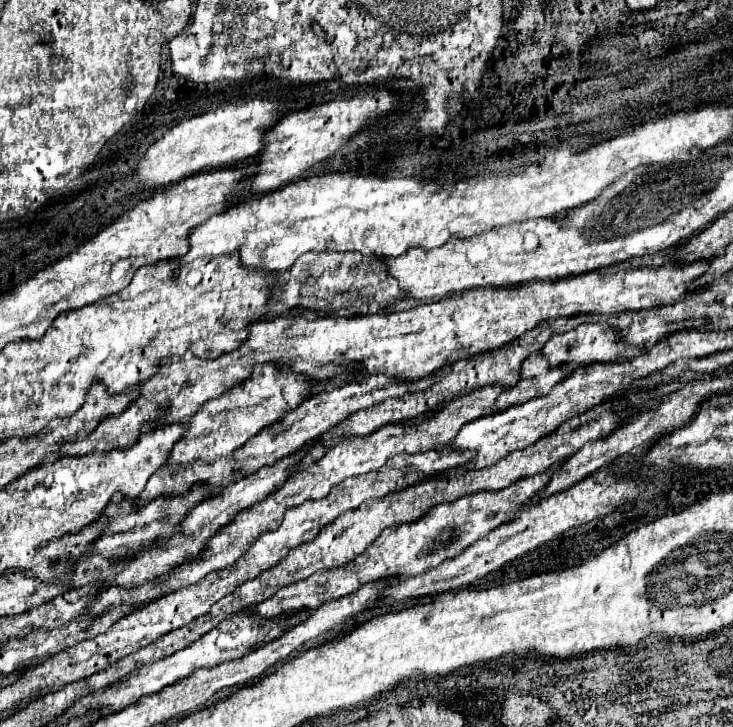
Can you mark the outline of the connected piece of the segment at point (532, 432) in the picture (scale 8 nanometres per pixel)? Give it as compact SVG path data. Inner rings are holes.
M677 332L669 338L665 338L663 342L657 342L655 346L647 346L643 350L643 354L637 358L631 358L625 362L595 362L591 366L579 368L569 378L565 378L565 382L559 382L557 390L553 390L553 394L547 394L545 398L533 398L533 402L525 402L525 406L513 406L509 410L497 412L495 416L485 416L481 420L465 424L465 428L457 434L457 438L449 446L459 448L459 450L467 448L467 450L475 452L475 458L467 466L461 466L457 470L477 470L481 466L499 462L501 458L509 456L511 452L523 450L523 448L531 446L531 442L537 442L545 434L551 434L565 420L577 416L577 414L583 414L585 410L591 410L593 406L601 404L607 396L613 396L621 390L625 390L625 384L629 384L631 380L639 380L643 376L649 376L651 372L663 370L669 364L669 360L673 358L671 356L673 346L675 348L679 346L679 338L681 338L683 350L685 350L685 334Z

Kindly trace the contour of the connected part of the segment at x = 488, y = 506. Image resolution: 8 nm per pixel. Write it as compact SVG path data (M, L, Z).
M557 462L551 470L521 478L515 484L489 492L481 490L475 494L465 494L457 498L455 502L443 502L439 506L433 506L423 518L417 522L405 522L397 526L389 526L389 530L383 530L363 554L359 554L355 560L337 566L333 570L319 570L313 574L313 578L307 578L305 582L297 582L293 586L281 588L273 598L261 602L255 606L255 612L261 618L275 618L281 614L289 614L291 610L315 610L323 602L339 600L347 594L357 592L361 586L383 580L383 578L409 578L409 576L419 576L431 570L433 566L439 566L441 562L455 558L463 550L467 550L473 542L479 538L485 538L491 530L499 528L501 524L507 524L515 520L517 510L523 506L531 504L531 498L539 494L551 480L551 476L563 466L563 462Z

